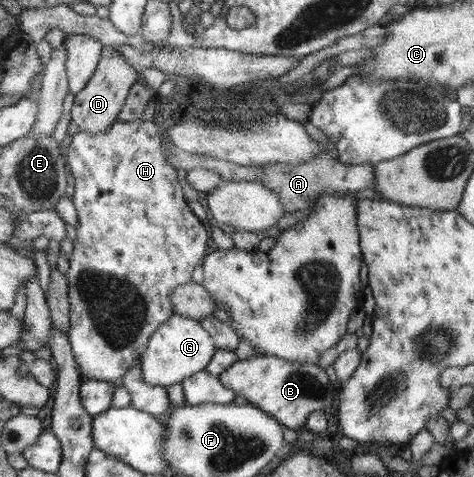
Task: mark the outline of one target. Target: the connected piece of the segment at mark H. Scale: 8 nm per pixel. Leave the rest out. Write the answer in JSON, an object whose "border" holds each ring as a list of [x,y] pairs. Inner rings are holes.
{"border":[[[137,118],[137,120],[131,122],[115,121],[115,124],[109,126],[109,130],[105,131],[105,134],[87,134],[87,132],[79,131],[68,137],[64,155],[69,170],[75,177],[72,201],[77,209],[77,226],[75,226],[77,240],[73,242],[73,253],[69,256],[70,266],[67,274],[65,274],[69,281],[68,296],[71,304],[70,329],[67,338],[75,363],[78,364],[78,370],[81,370],[85,380],[119,383],[131,366],[140,364],[141,356],[147,351],[149,340],[155,330],[171,316],[174,316],[174,305],[170,297],[176,289],[192,282],[191,273],[195,266],[202,264],[203,257],[206,256],[205,251],[207,250],[210,234],[204,222],[189,208],[181,184],[177,179],[177,170],[167,162],[167,158],[163,154],[159,128],[153,120],[145,121]]]}

